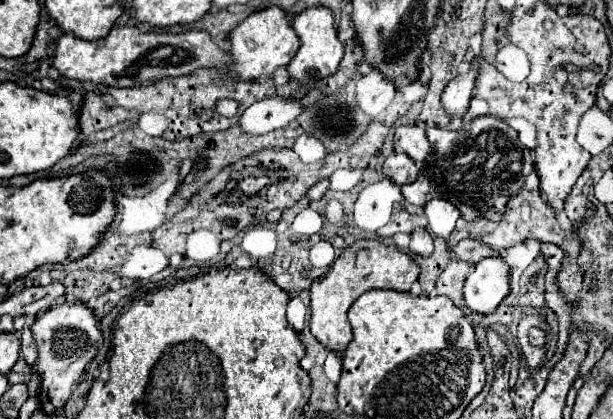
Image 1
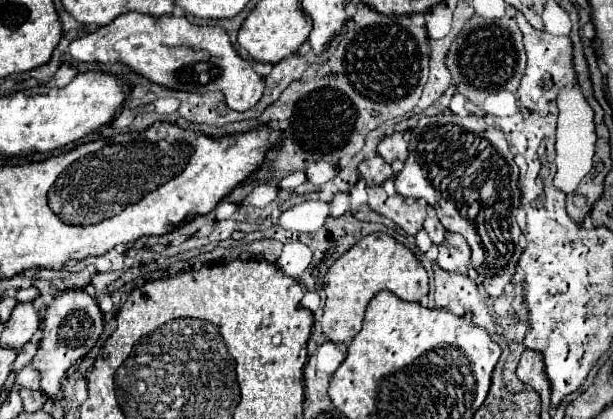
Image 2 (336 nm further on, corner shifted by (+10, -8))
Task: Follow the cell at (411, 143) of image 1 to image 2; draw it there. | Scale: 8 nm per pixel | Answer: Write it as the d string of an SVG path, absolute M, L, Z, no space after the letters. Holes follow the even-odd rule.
M391 133L391 135L387 135L387 137L379 143L377 153L379 153L387 163L407 161L407 157L409 157L409 143L405 141L403 133Z

